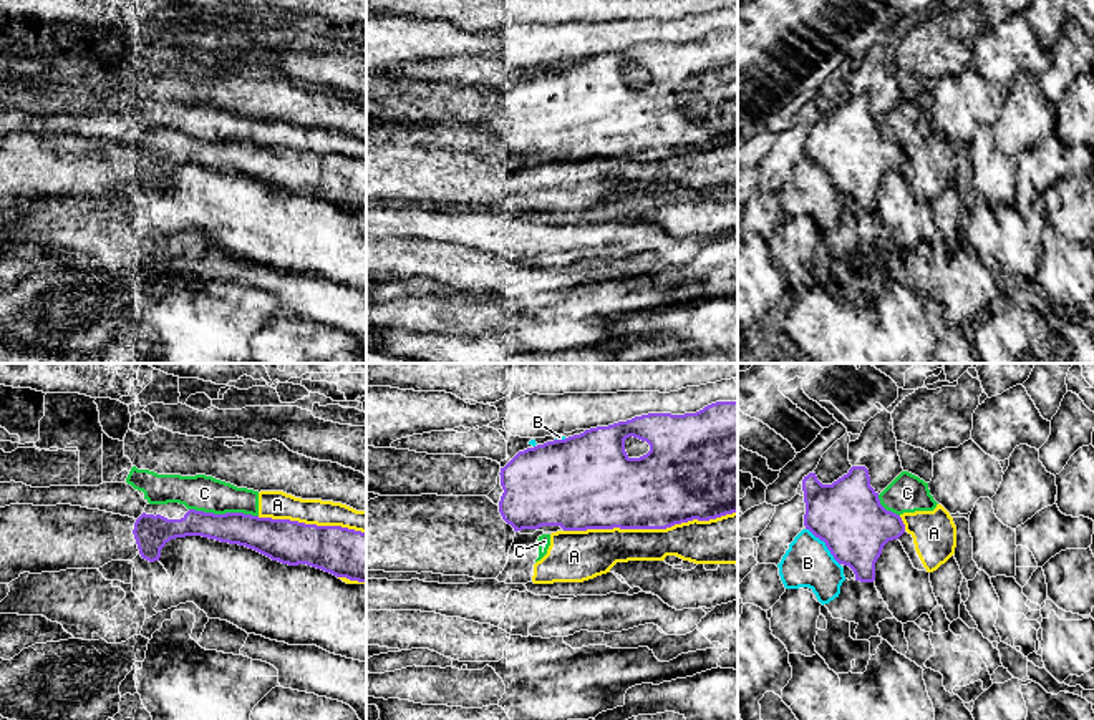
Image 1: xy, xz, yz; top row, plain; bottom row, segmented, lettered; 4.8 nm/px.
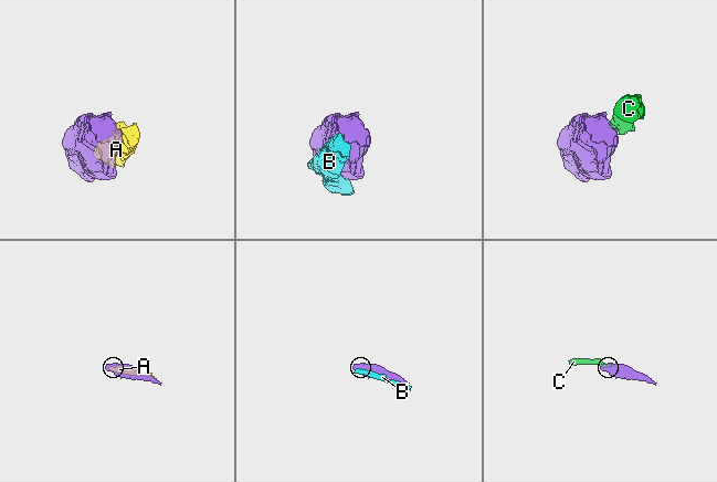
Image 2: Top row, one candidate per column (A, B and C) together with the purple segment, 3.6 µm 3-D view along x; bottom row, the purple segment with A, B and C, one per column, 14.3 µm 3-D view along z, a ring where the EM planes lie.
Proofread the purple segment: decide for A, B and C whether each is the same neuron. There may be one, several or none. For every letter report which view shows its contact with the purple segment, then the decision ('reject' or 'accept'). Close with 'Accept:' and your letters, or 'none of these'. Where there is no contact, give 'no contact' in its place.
A: xz | reject
B: yz | reject
C: xy | reject
Accept: none of these

